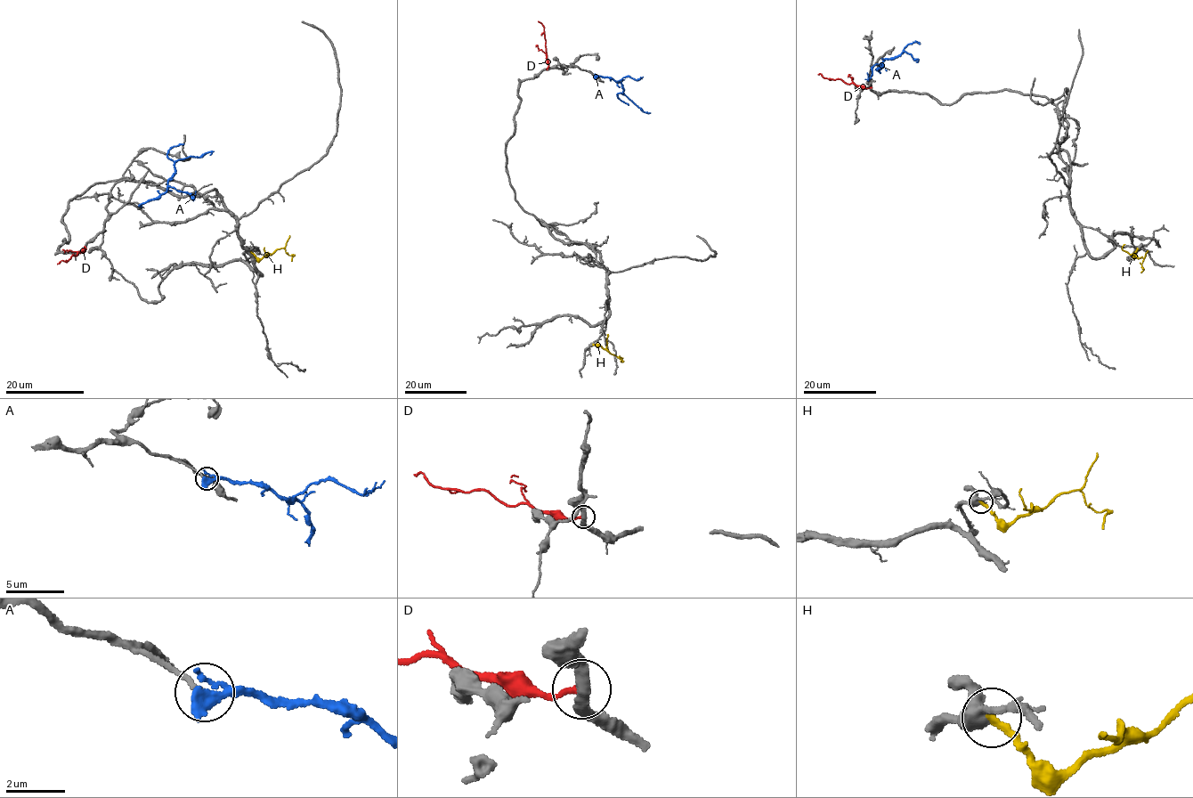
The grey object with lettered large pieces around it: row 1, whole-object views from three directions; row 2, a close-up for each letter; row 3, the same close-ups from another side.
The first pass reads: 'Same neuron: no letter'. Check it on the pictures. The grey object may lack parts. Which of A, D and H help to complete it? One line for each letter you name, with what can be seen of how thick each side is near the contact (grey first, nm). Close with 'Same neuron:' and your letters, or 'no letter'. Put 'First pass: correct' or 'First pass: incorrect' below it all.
Same neuron: no letter
First pass: correct

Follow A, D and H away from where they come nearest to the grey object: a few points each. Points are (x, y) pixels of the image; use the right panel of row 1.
A: (878, 69), (885, 60), (896, 58), (903, 52), (918, 60)
D: (871, 87), (845, 84), (840, 79), (818, 75)
H: (1137, 248), (1133, 257), (1143, 258), (1140, 272)

